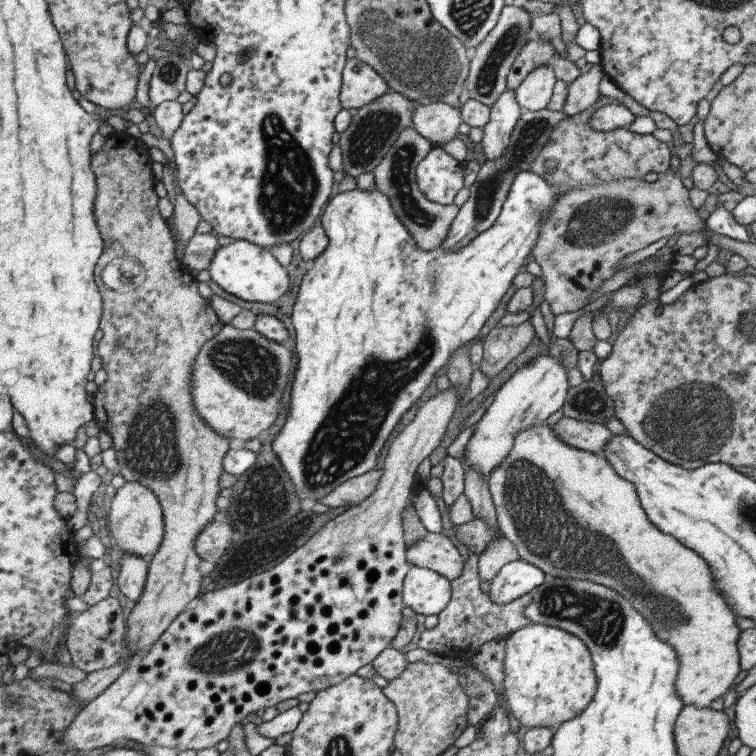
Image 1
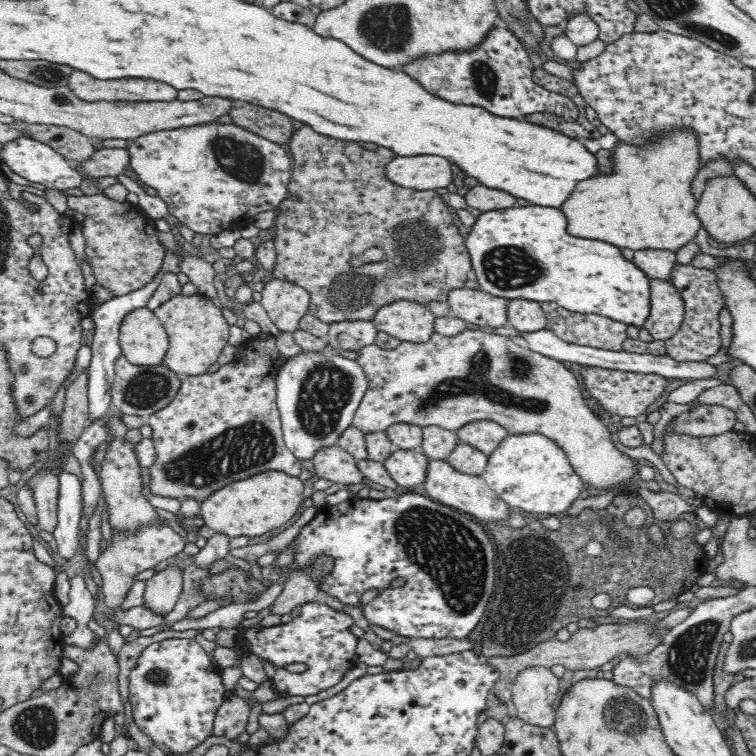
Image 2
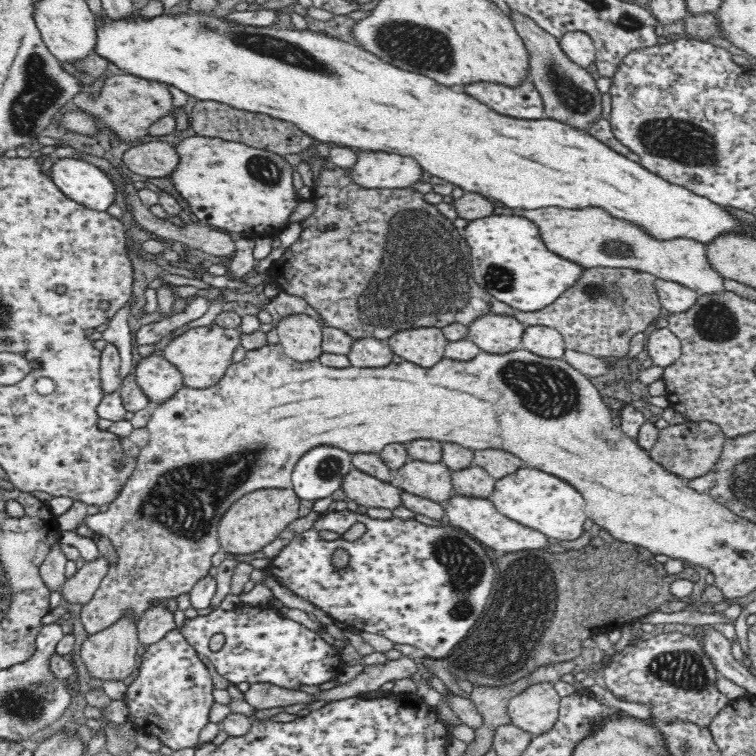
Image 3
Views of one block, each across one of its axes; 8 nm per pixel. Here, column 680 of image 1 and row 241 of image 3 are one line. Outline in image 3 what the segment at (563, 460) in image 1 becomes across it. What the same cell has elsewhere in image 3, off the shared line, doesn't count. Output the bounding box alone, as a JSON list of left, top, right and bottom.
[522,206,725,295]

